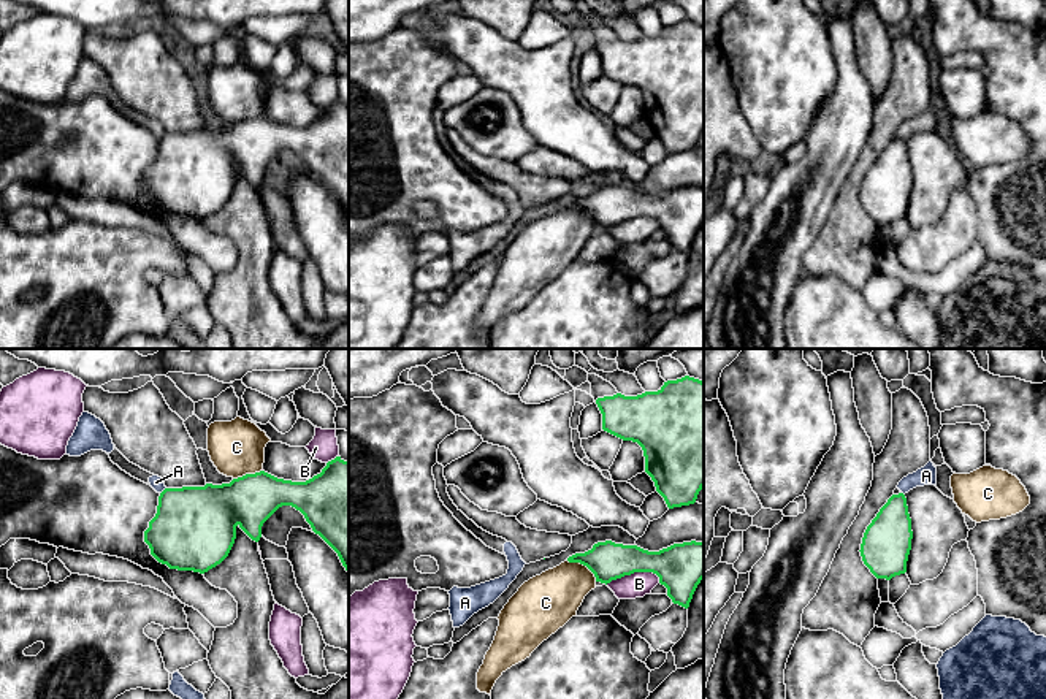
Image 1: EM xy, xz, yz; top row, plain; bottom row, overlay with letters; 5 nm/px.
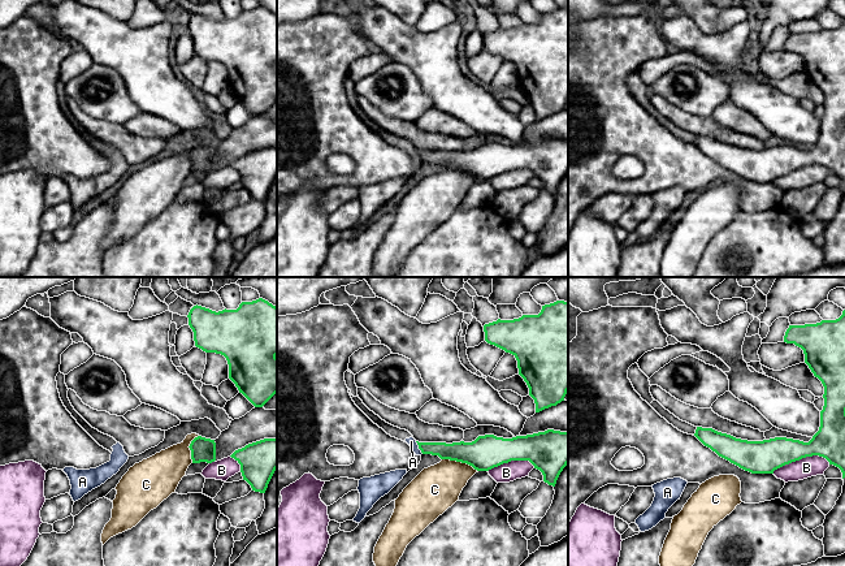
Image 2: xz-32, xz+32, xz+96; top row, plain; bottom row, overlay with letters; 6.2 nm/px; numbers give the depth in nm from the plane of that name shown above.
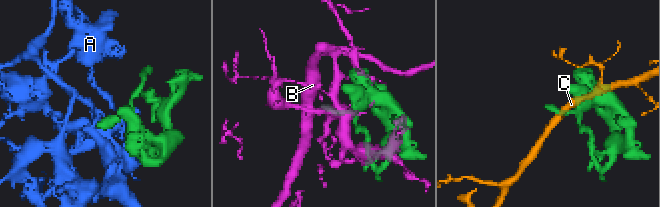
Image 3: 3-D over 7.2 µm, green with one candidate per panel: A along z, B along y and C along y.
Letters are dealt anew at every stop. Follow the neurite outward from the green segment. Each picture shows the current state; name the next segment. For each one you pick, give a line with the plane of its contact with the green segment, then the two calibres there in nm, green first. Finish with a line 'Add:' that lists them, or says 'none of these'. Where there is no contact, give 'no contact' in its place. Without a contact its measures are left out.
Add: none of these

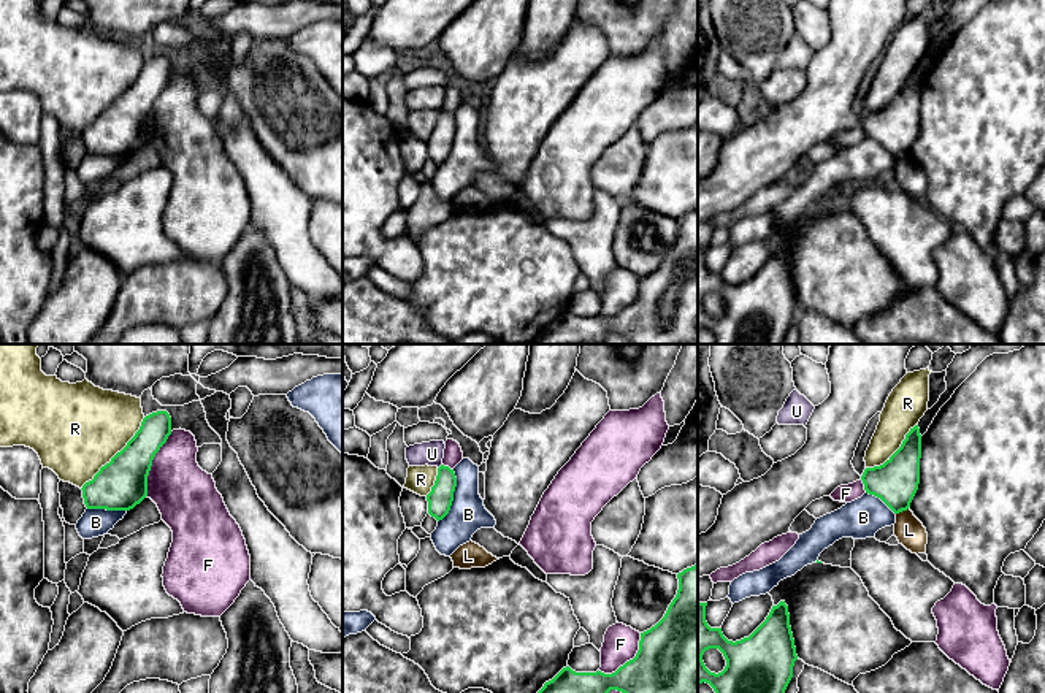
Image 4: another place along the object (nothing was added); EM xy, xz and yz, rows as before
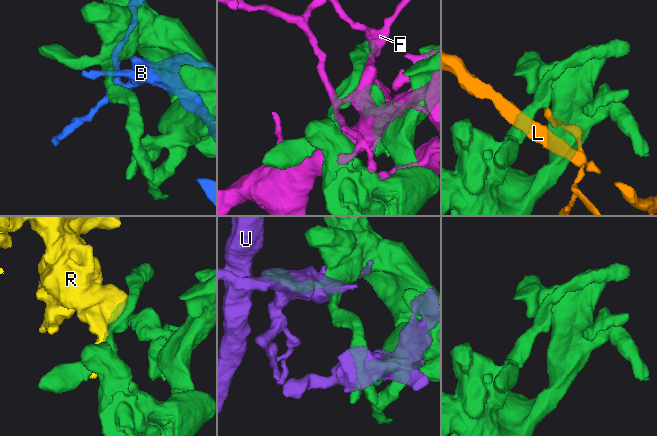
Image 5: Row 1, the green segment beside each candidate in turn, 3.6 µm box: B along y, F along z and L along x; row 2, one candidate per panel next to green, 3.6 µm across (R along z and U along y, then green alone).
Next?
Add: none of these

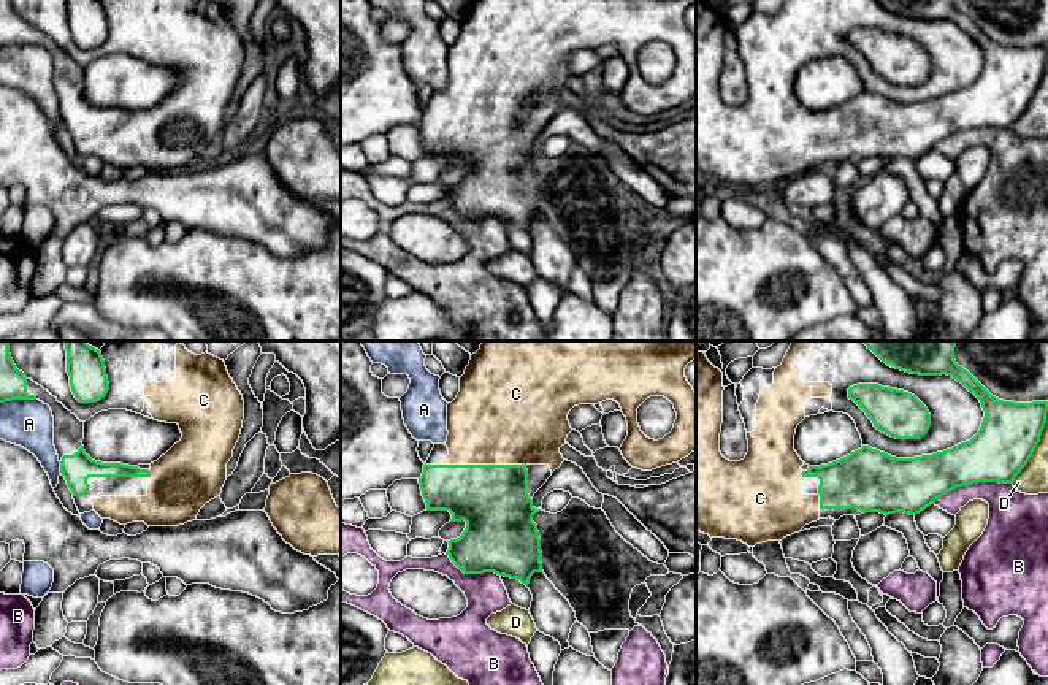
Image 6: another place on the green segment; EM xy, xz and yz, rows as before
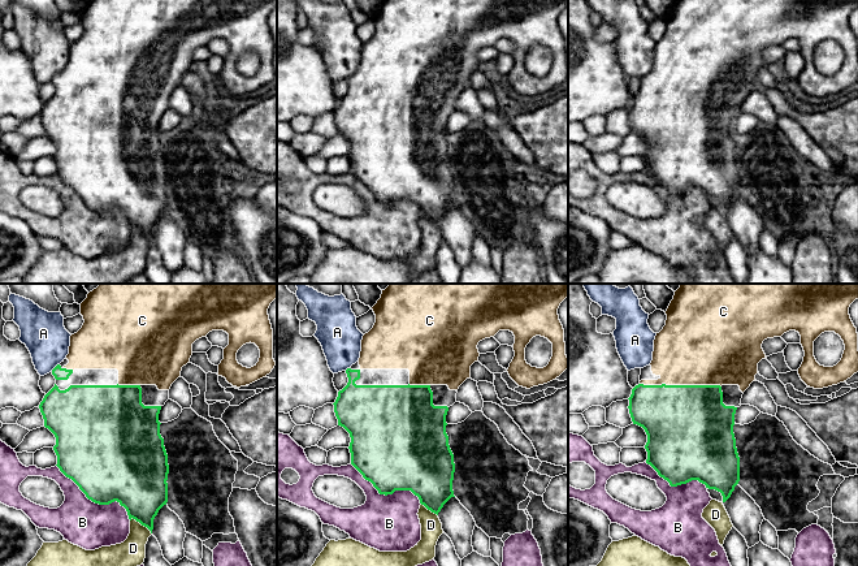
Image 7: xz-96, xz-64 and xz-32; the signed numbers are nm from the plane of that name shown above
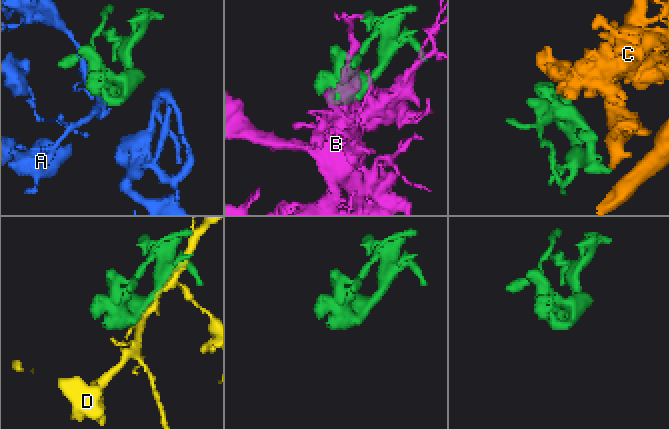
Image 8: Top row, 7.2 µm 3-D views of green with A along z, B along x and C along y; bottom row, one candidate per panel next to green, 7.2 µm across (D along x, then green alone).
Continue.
C: xz | 360/460 nm
Add: C

